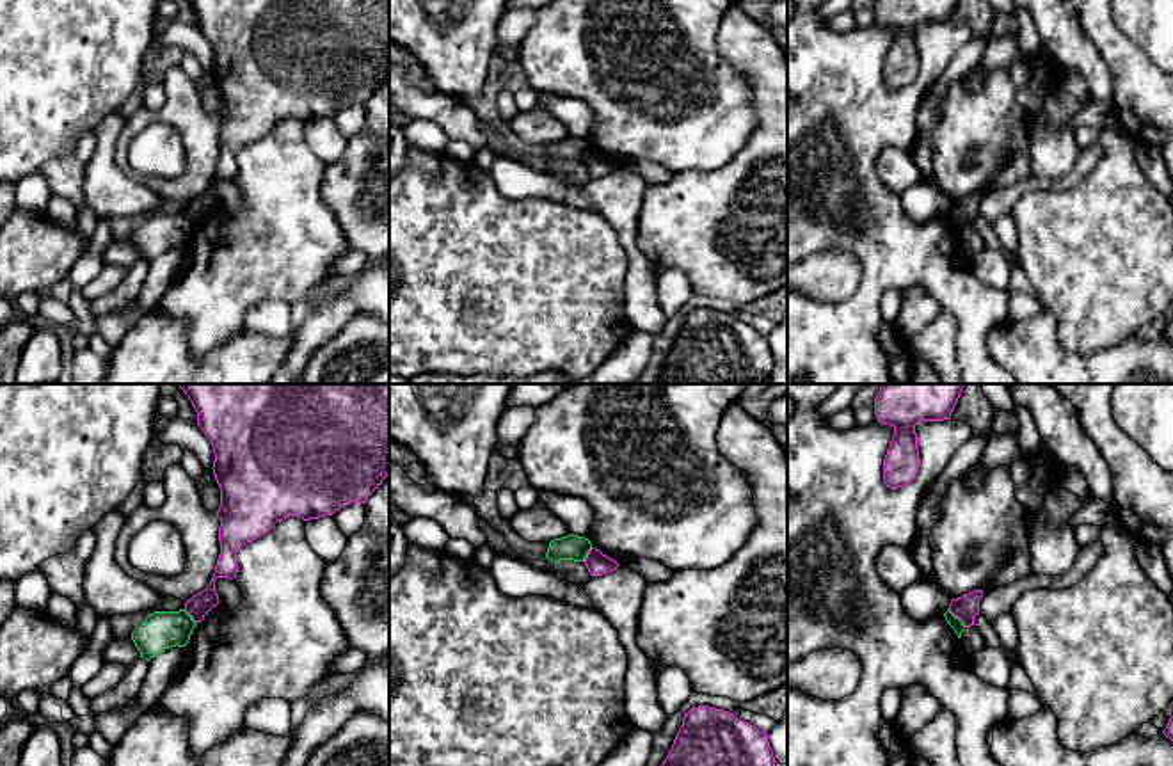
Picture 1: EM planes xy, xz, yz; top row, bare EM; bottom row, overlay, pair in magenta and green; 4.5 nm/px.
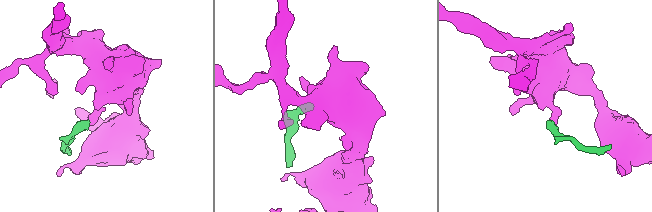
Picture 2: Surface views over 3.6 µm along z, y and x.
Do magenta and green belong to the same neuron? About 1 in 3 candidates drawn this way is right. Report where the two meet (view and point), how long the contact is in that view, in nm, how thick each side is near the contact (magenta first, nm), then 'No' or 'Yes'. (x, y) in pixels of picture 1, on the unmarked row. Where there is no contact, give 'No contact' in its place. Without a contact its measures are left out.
Touches magenta at yz (957, 217). Shared border 120 nm. Thickness 110 nm (magenta) against 60 nm. No

